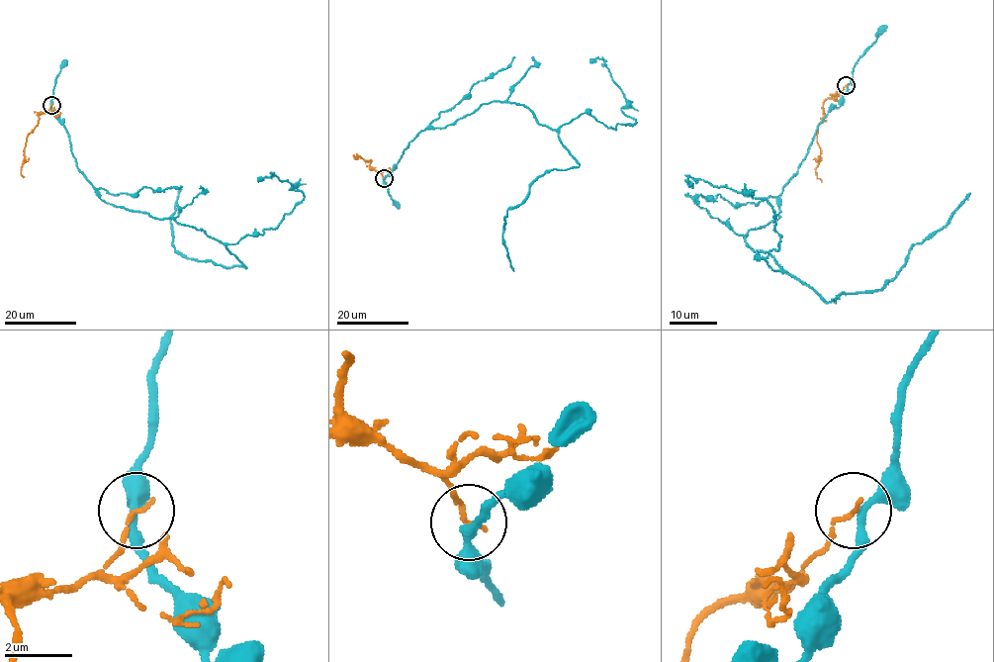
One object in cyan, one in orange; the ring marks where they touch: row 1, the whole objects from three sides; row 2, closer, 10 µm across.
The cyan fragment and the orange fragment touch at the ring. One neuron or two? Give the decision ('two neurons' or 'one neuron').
two neurons

